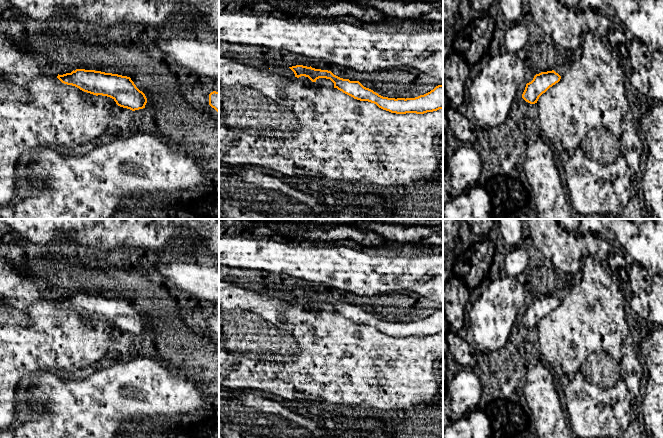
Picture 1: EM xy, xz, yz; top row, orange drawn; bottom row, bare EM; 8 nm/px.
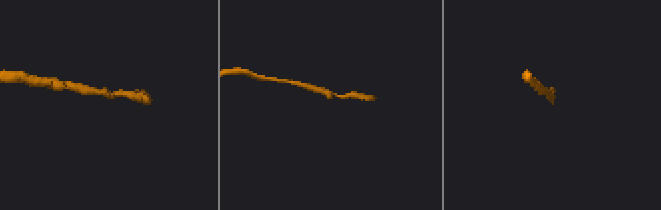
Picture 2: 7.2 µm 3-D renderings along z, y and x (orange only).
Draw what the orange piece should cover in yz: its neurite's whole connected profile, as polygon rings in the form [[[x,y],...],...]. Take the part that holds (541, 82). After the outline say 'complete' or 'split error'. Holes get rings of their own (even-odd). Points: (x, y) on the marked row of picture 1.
[[[554,70],[536,74],[533,80],[526,84],[522,98],[530,104],[535,104],[539,97],[560,79],[561,76]]] | complete

